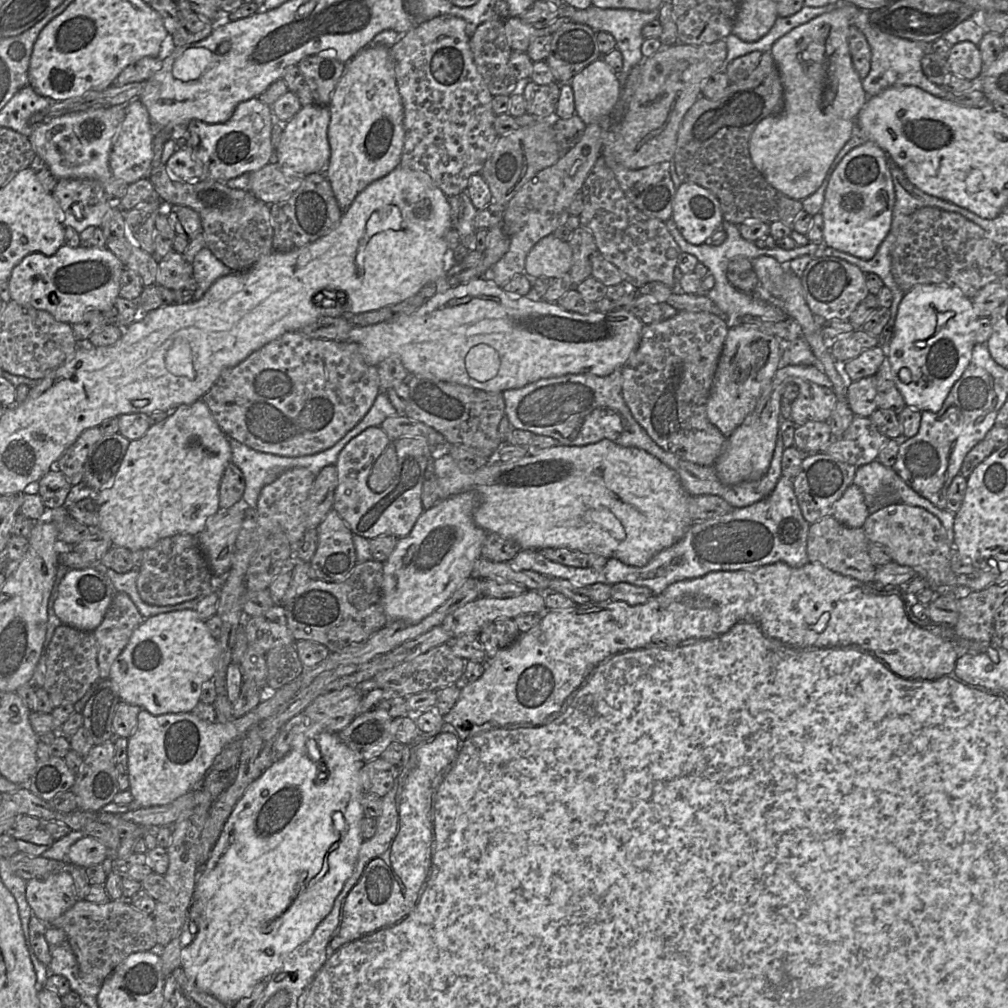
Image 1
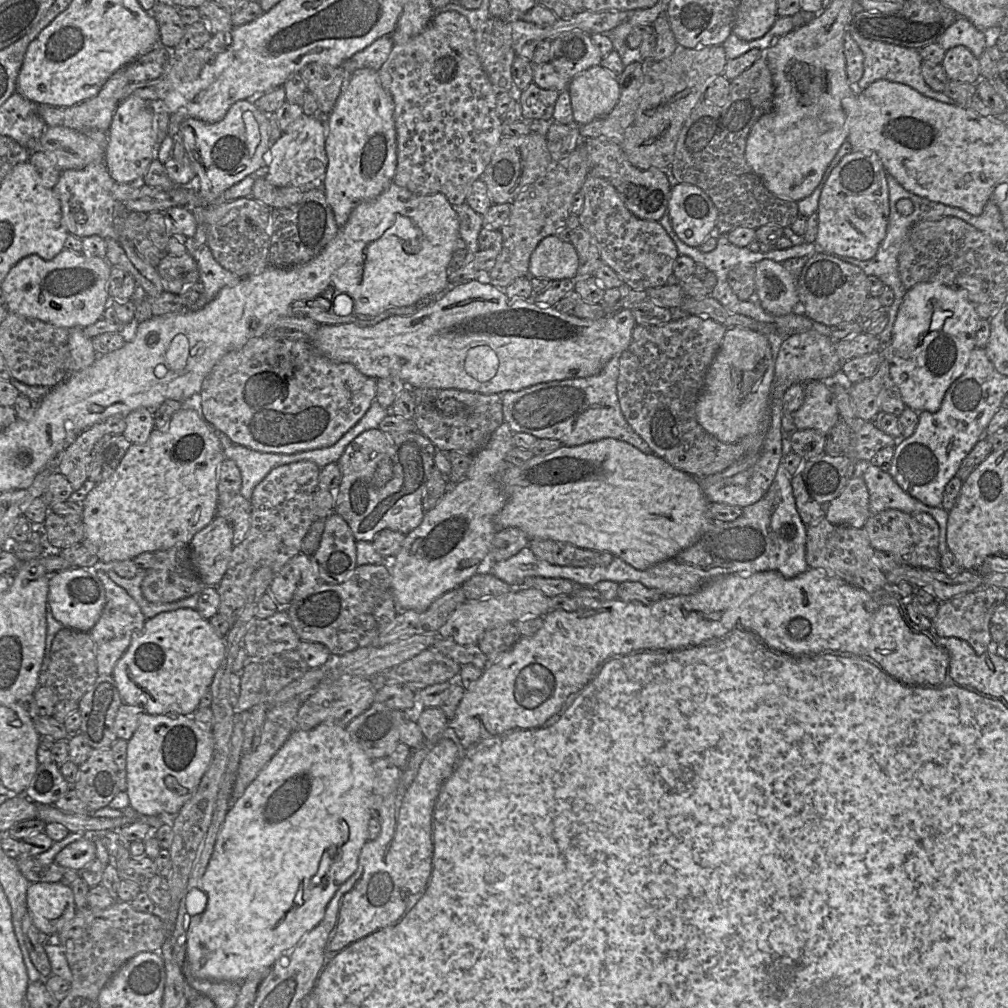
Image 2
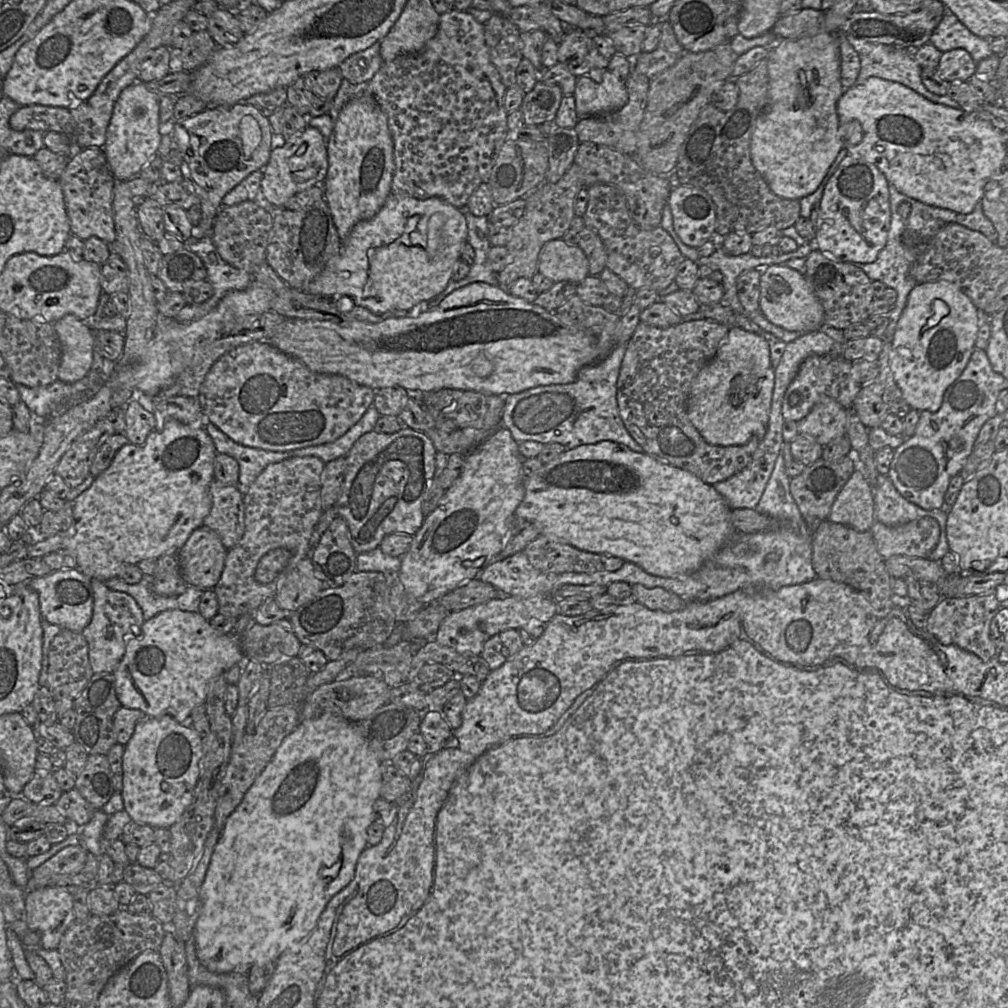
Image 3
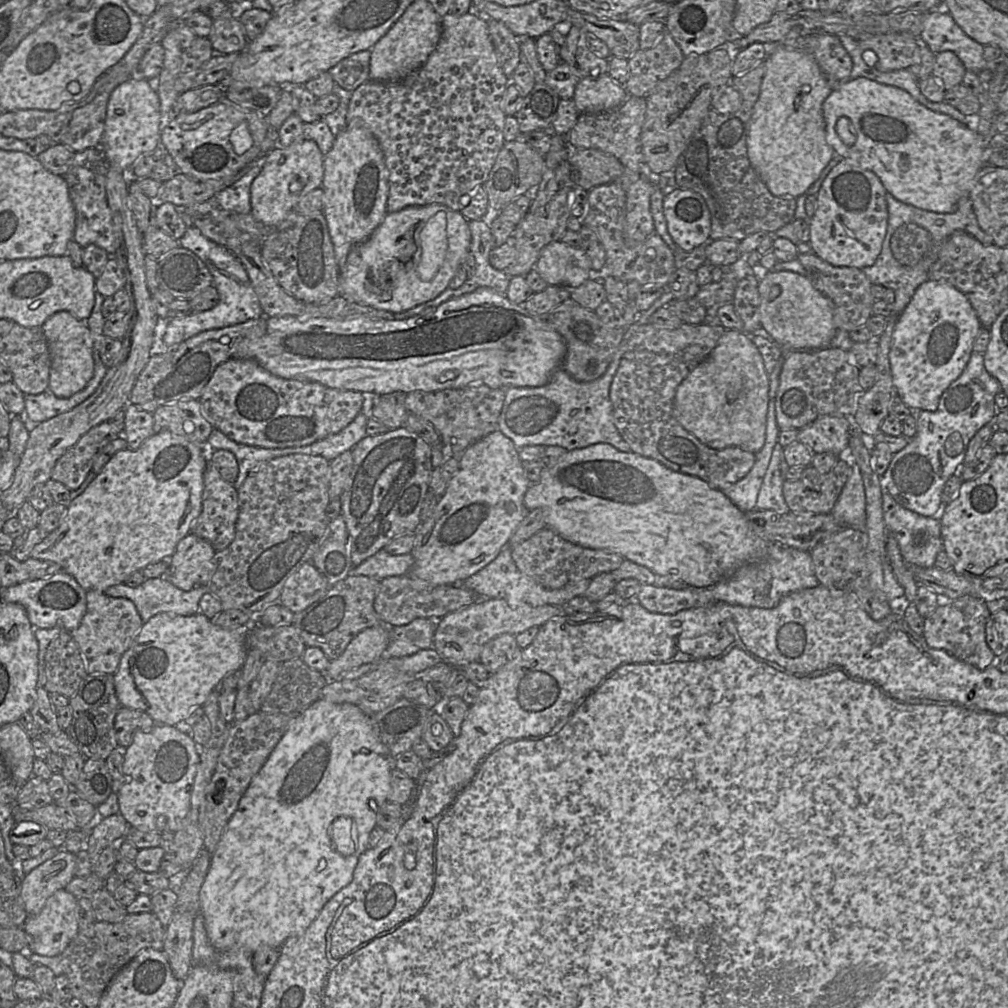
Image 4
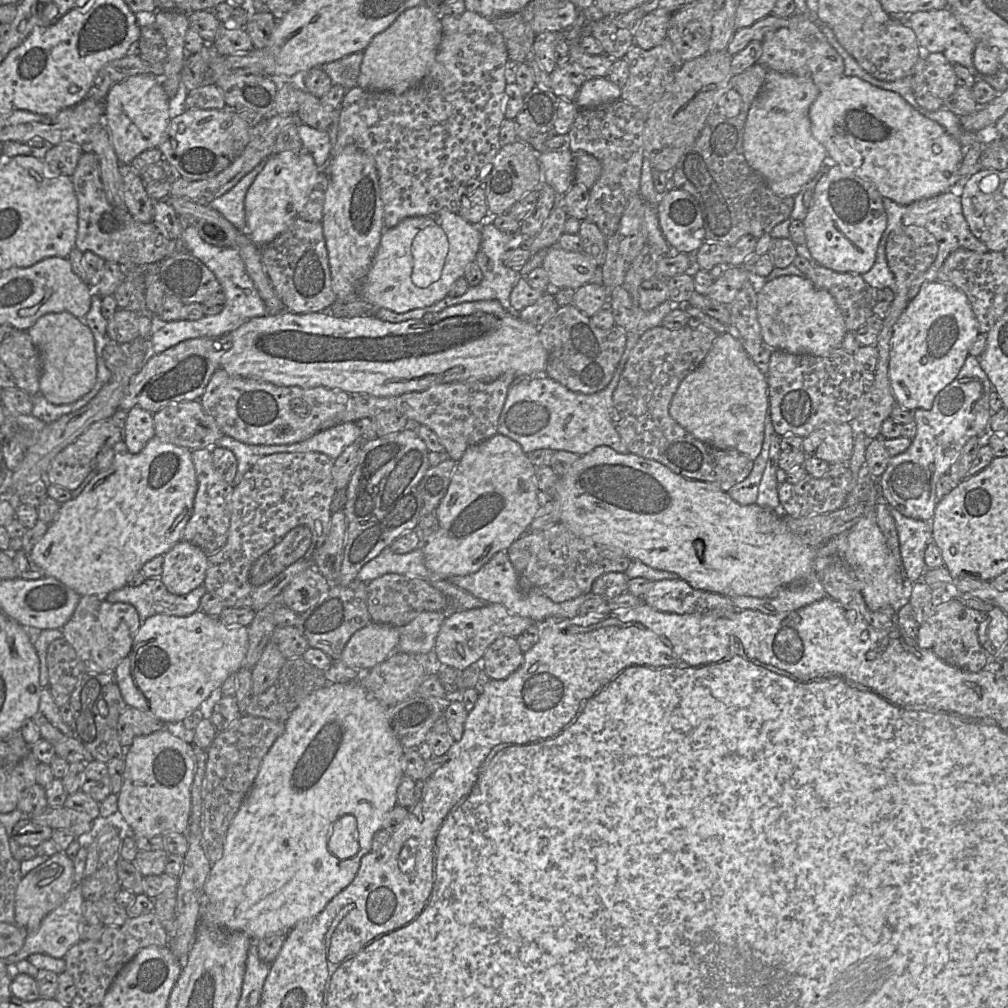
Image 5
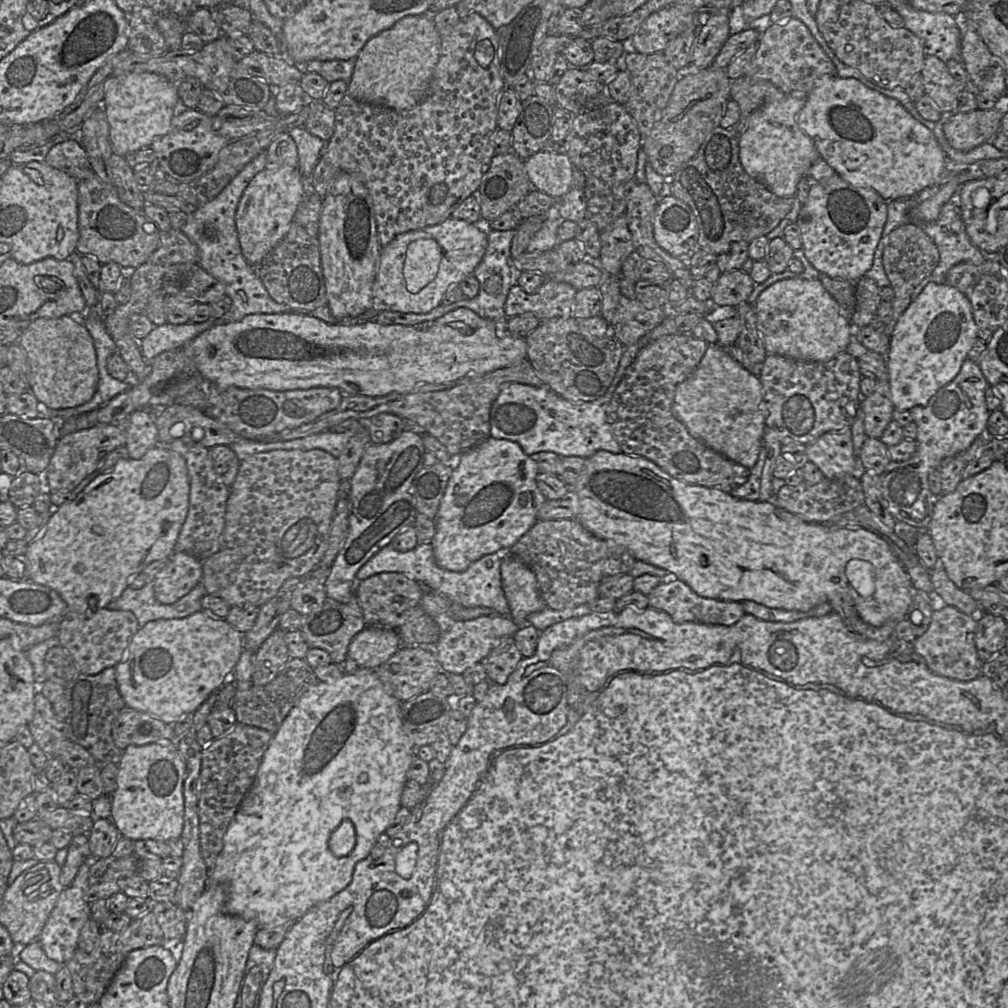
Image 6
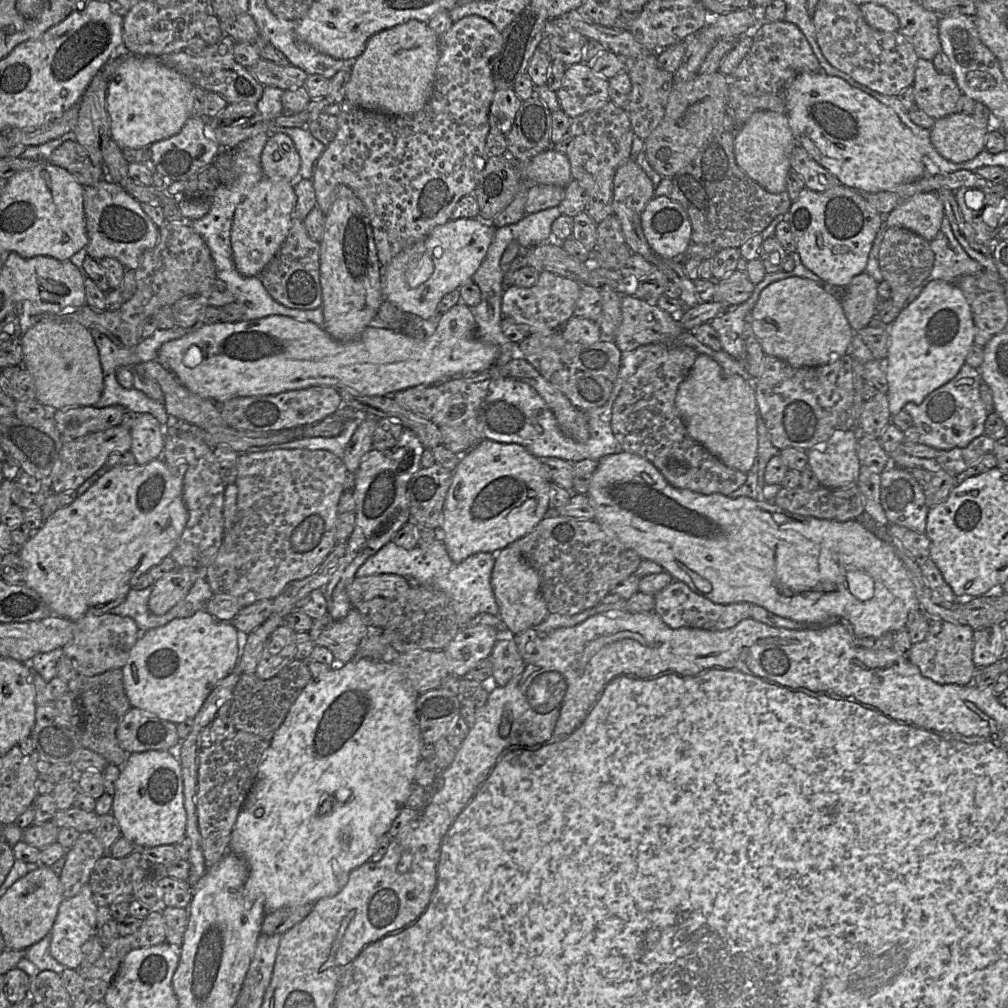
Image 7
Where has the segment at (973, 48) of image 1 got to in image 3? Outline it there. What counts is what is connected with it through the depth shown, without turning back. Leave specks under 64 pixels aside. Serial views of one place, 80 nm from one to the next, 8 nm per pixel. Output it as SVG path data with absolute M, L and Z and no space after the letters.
M964 49L942 52L937 66L939 76L949 82L967 82L975 74L976 64Z

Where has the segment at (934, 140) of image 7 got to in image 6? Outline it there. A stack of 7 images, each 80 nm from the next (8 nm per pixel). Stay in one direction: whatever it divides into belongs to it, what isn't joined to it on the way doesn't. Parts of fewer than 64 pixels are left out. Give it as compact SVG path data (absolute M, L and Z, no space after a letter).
M994 107L967 113L944 113L941 114L940 121L949 145L955 150L967 152L991 141L1000 130L1004 114Z

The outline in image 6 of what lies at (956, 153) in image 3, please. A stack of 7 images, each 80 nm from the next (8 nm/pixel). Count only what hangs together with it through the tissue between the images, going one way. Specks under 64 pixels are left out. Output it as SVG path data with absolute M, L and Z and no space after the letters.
M855 78L820 79L808 93L797 121L836 174L852 185L875 191L884 201L913 197L938 184L939 178L947 173L960 173L969 167L950 162L932 130L917 121L897 100L866 87Z

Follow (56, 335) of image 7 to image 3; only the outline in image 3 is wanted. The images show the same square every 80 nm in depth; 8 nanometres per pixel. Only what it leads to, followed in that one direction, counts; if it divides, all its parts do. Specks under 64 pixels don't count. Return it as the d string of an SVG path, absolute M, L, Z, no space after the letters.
M71 314L63 316L53 325L62 348L58 380L69 384L82 380L93 364L93 332Z

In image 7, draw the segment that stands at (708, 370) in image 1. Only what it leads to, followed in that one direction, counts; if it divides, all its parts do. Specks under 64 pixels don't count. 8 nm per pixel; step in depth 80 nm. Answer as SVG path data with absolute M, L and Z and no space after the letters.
M669 346L665 352L648 356L626 381L616 398L612 409L611 427L622 451L634 453L650 461L673 487L688 489L702 495L720 493L728 496L746 482L747 473L726 466L693 440L675 404L679 385L688 375L698 355L699 353L689 346Z

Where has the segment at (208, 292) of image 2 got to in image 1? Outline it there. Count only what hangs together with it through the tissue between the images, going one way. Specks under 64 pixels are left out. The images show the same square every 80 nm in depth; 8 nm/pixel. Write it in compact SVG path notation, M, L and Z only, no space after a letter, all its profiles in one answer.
M204 246L195 256L193 262L193 275L197 282L197 290L192 301L202 298L209 287L220 277L226 276L232 270L217 259L207 246Z

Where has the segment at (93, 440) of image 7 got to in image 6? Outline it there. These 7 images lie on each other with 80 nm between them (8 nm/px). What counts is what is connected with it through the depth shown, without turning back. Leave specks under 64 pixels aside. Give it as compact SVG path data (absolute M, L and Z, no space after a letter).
M112 424L94 426L60 438L45 471L50 490L72 491L85 477L103 464L111 451L125 444L126 431Z

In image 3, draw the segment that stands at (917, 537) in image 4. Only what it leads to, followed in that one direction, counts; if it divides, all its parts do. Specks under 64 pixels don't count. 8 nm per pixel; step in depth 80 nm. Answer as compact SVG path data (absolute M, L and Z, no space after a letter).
M879 475L873 490L875 522L896 527L924 518L934 518L940 526L939 541L929 559L939 562L950 551L946 525L948 512L944 509L925 510L901 496L887 475Z

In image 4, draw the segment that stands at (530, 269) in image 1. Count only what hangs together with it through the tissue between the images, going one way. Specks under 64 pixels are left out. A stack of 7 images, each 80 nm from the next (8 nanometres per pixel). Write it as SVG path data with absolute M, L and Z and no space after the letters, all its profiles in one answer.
M560 240L543 248L535 268L549 285L570 290L592 277L591 262L584 250Z

